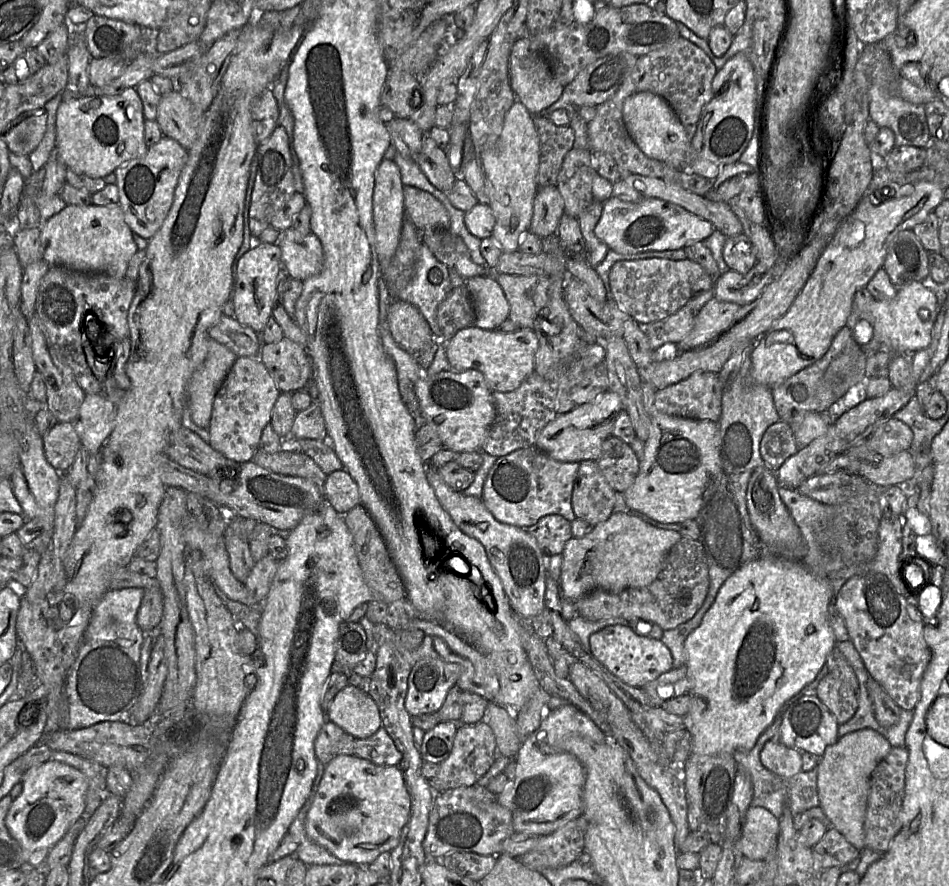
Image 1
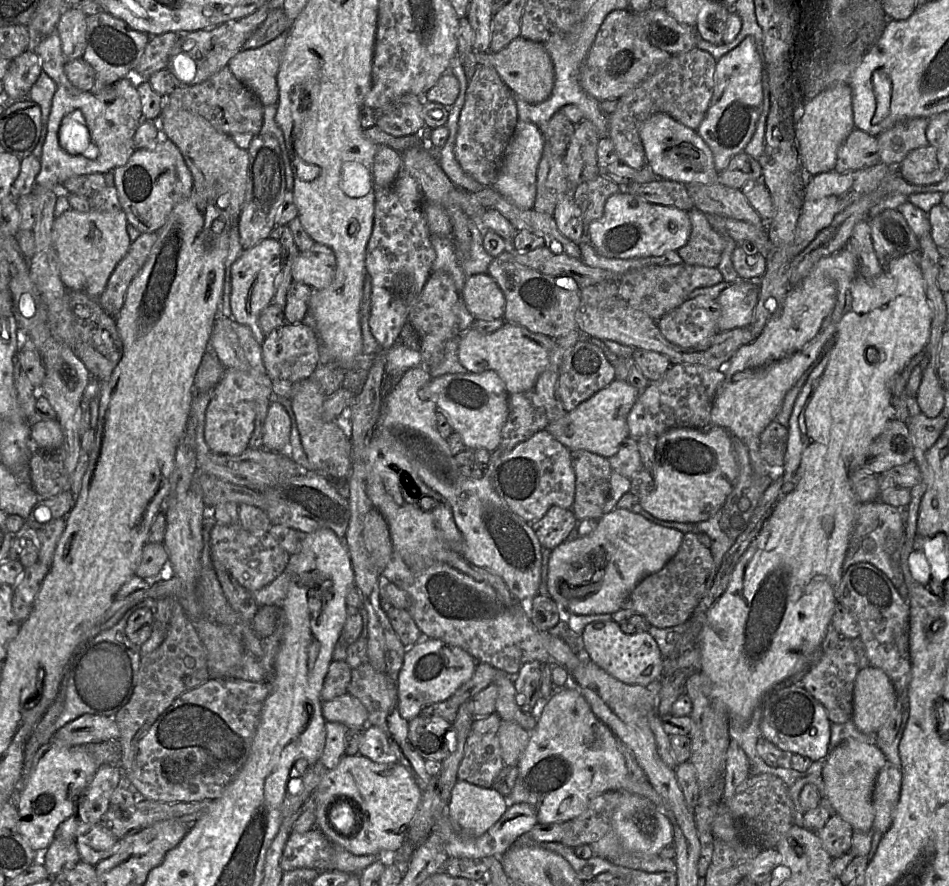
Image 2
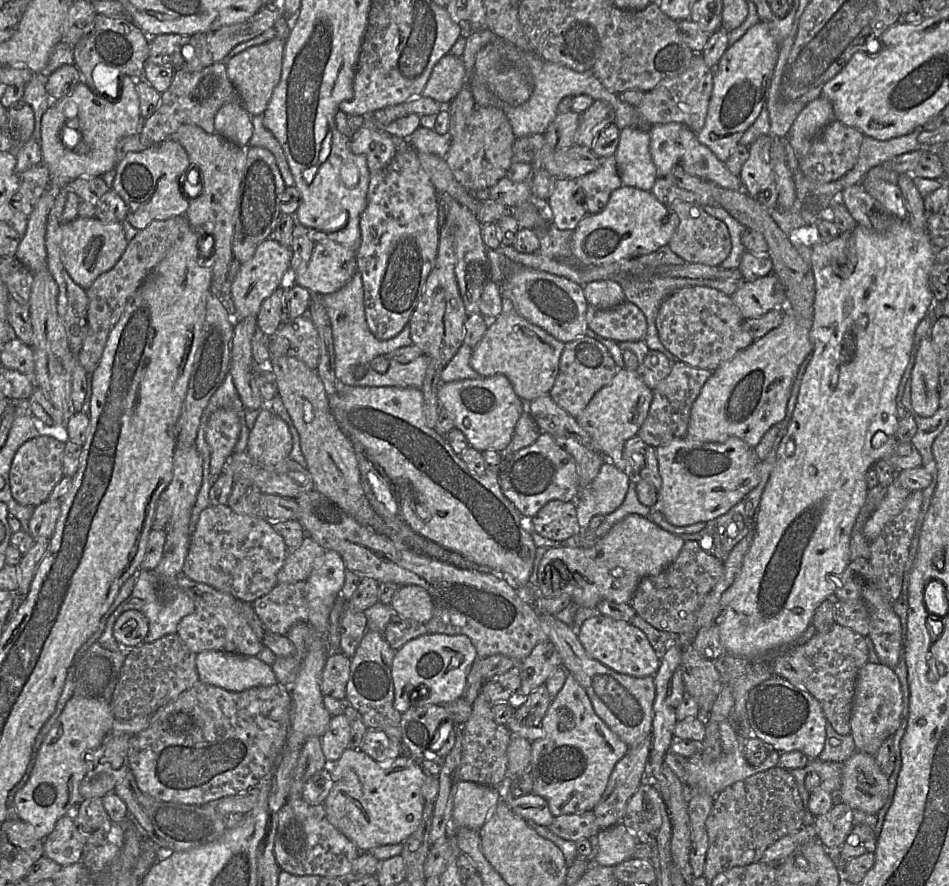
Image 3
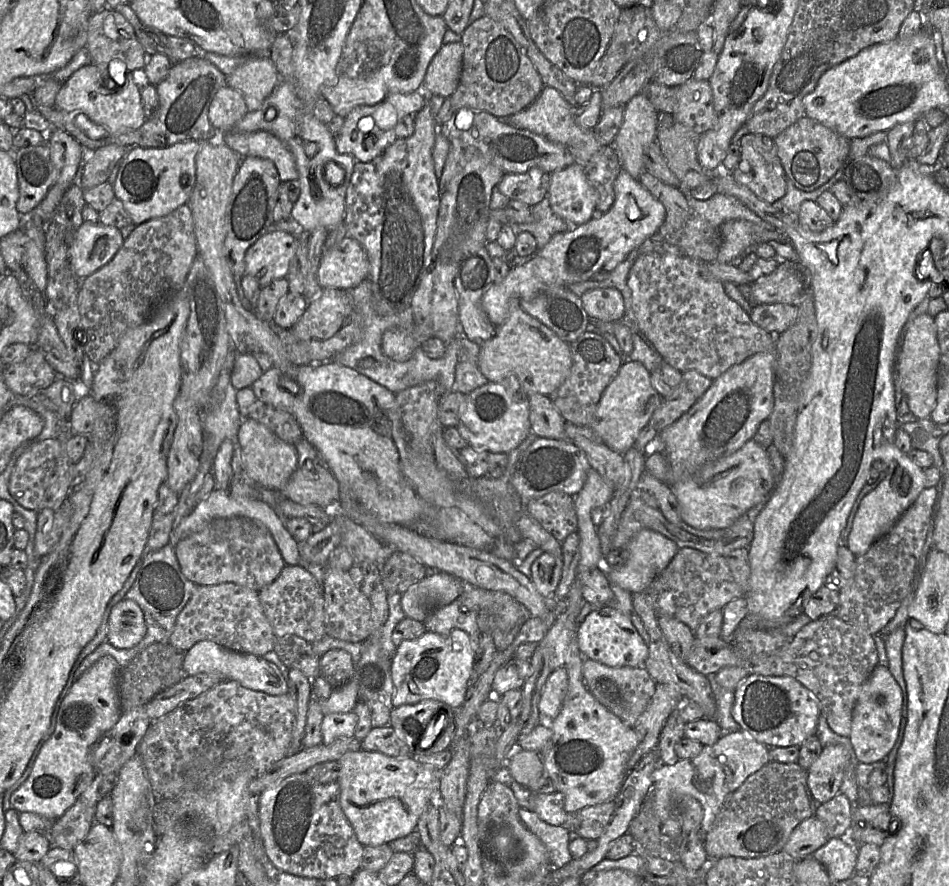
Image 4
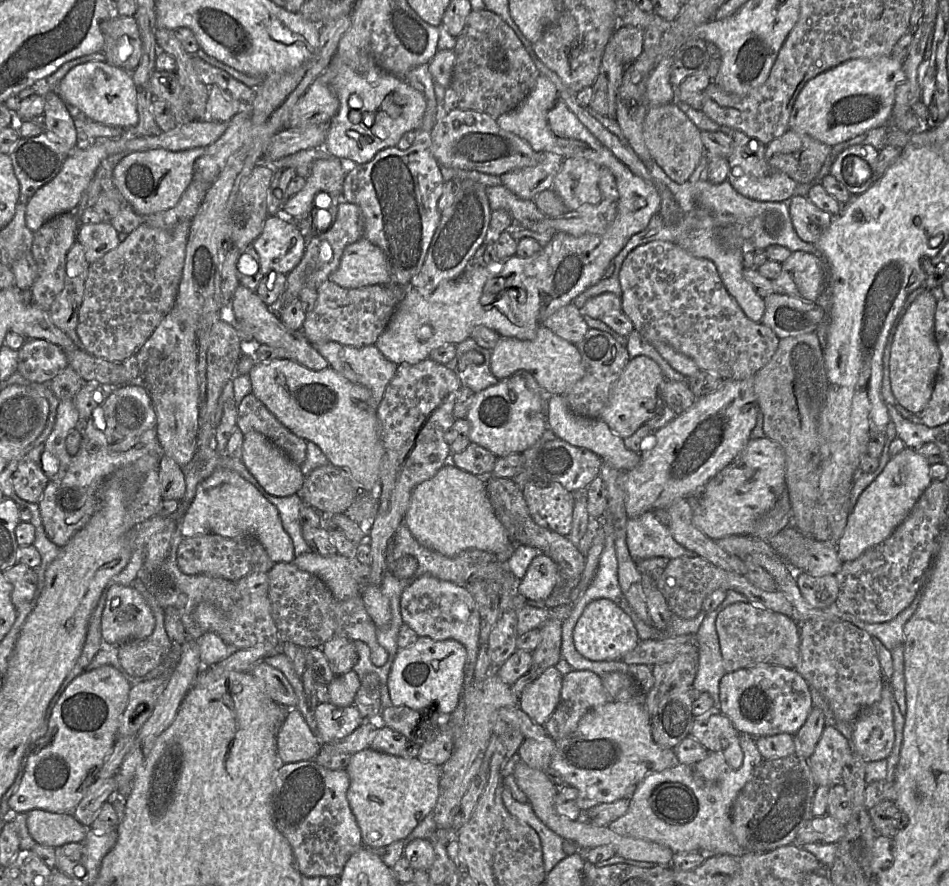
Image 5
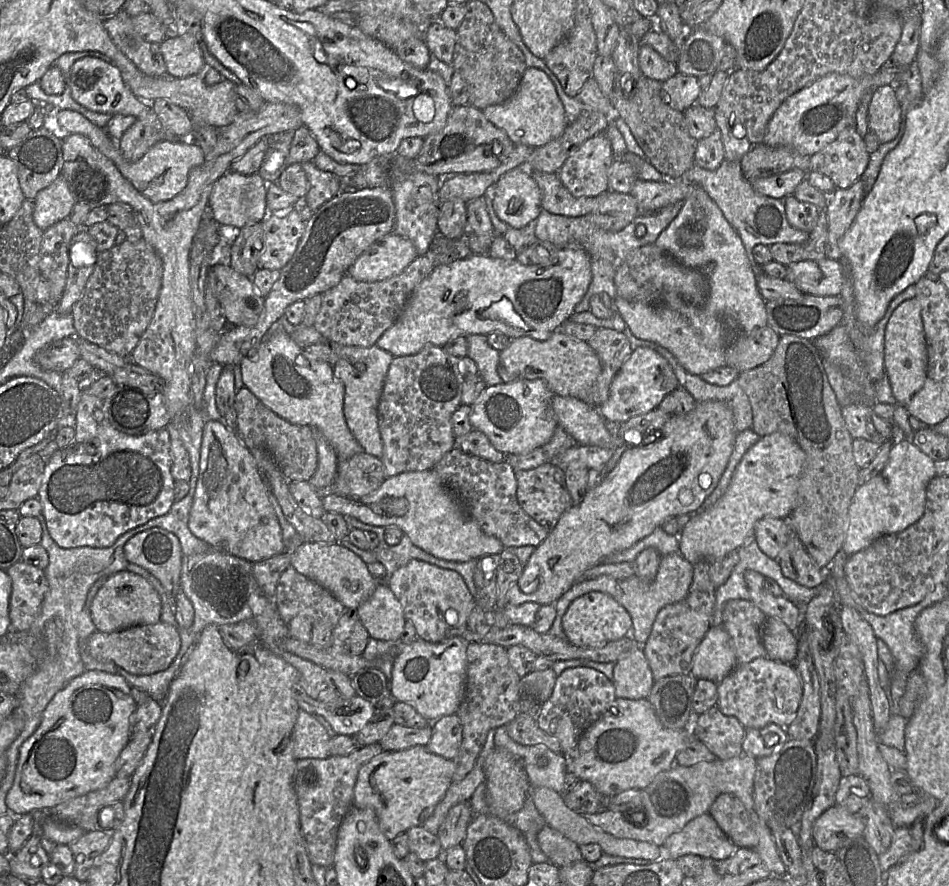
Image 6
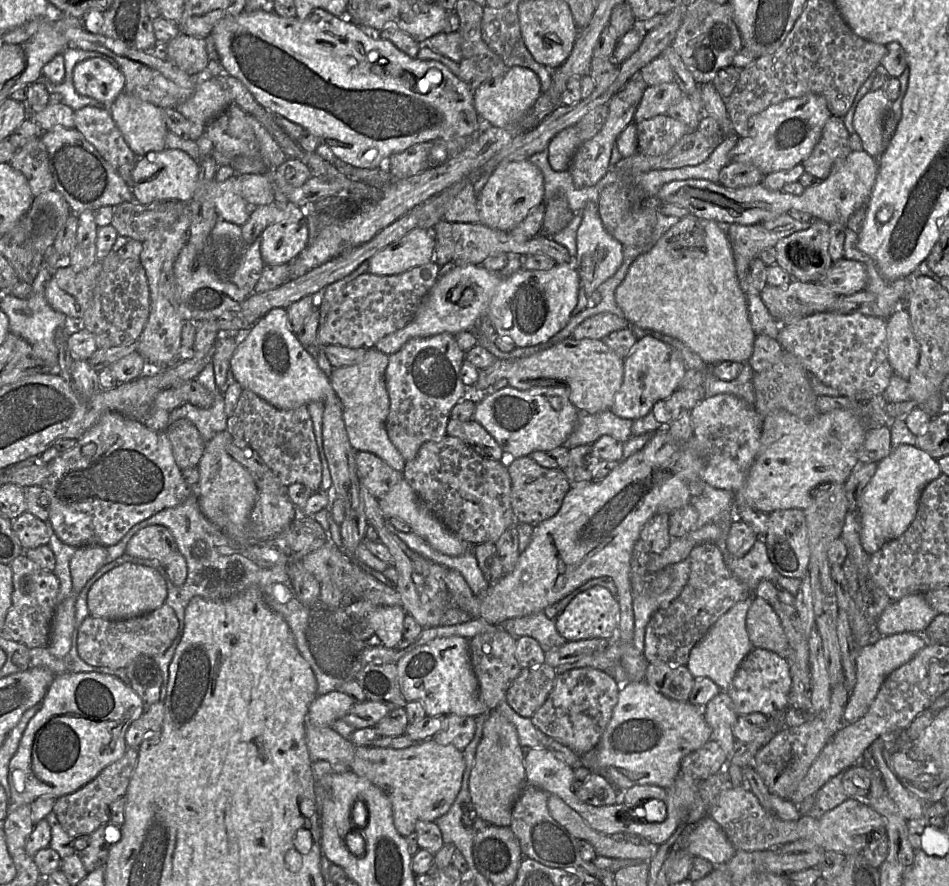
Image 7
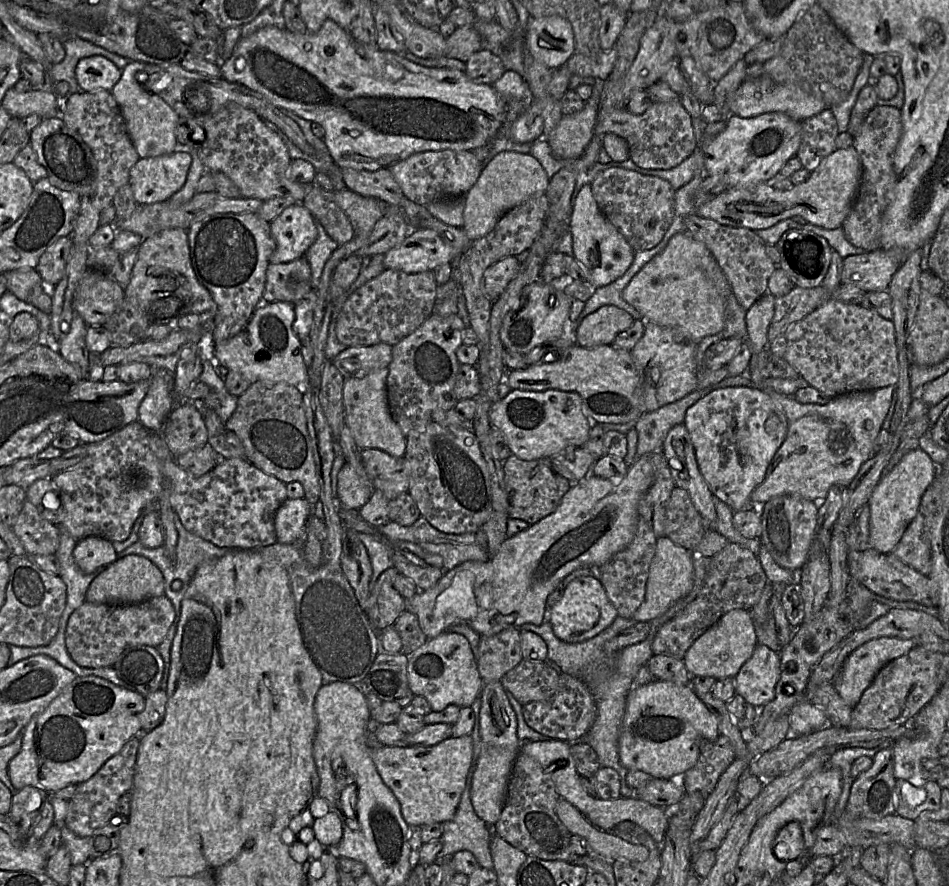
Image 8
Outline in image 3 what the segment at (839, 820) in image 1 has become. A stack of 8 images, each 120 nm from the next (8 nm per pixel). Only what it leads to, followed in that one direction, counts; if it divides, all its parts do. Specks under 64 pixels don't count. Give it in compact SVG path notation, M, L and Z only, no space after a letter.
M856 751L843 763L840 790L836 800L846 803L853 810L876 815L889 796L888 776L879 768L875 756Z

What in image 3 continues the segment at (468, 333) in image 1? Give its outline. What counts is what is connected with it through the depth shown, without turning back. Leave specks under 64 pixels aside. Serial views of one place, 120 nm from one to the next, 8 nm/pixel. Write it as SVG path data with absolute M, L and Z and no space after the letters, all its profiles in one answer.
M507 280L499 283L499 290L502 312L494 320L489 320L484 337L473 348L470 365L481 377L491 377L496 374L506 376L516 395L528 403L549 394L558 376L560 358L566 343L519 315Z

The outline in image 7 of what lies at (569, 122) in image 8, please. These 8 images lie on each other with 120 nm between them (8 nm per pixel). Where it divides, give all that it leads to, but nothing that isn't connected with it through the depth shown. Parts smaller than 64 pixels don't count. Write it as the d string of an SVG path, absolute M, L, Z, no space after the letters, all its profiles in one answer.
M575 126L567 127L555 135L546 148L551 167L556 171L567 170L582 143Z

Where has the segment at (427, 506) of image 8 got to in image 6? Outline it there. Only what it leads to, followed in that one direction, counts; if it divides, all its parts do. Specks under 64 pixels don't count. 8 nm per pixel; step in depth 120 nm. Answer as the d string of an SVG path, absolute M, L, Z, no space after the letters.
M451 449L432 469L451 491L462 509L480 525L487 534L498 538L506 547L532 545L537 547L549 531L532 519L517 500L515 471L505 460L493 463L476 456Z

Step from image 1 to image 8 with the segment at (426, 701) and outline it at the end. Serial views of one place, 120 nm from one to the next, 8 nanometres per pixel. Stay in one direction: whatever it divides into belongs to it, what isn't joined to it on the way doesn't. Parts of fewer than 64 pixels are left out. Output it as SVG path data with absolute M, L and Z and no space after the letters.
M445 631L408 656L408 684L414 695L425 697L434 712L455 704L461 708L471 707L481 695L484 682L468 639L459 633Z

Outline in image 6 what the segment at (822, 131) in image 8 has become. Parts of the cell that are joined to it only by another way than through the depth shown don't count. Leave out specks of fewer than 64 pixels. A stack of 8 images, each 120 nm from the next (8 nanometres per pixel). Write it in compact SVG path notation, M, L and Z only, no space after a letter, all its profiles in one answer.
M854 125L843 129L837 138L811 155L810 169L828 176L837 189L847 189L867 168L870 153Z

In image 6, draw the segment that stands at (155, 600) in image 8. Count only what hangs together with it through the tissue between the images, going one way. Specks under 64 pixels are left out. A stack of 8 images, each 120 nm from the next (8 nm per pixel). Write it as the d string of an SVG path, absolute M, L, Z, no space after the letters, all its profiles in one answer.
M160 621L112 633L95 631L86 645L89 655L97 661L114 663L133 675L149 675L167 669L175 659L180 648L180 633L179 627Z

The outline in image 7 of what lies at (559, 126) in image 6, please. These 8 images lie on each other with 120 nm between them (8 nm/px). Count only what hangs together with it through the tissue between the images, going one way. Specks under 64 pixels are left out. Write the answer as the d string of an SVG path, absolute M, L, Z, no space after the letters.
M513 66L500 77L481 84L474 93L475 109L484 125L506 128L514 125L542 94L538 75L525 67Z

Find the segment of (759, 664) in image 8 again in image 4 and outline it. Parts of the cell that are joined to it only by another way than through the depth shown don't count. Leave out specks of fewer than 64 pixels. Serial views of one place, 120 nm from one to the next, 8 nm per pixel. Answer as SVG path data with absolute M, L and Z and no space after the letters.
M748 674L734 690L731 713L741 730L747 732L756 741L766 746L788 747L800 746L808 737L816 734L821 710L813 694L793 677Z

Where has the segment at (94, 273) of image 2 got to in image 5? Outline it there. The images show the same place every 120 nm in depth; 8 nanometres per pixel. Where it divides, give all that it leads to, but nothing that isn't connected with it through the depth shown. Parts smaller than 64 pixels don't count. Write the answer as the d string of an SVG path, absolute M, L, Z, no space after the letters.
M108 222L81 225L77 241L83 246L85 258L92 264L120 244L119 233Z

